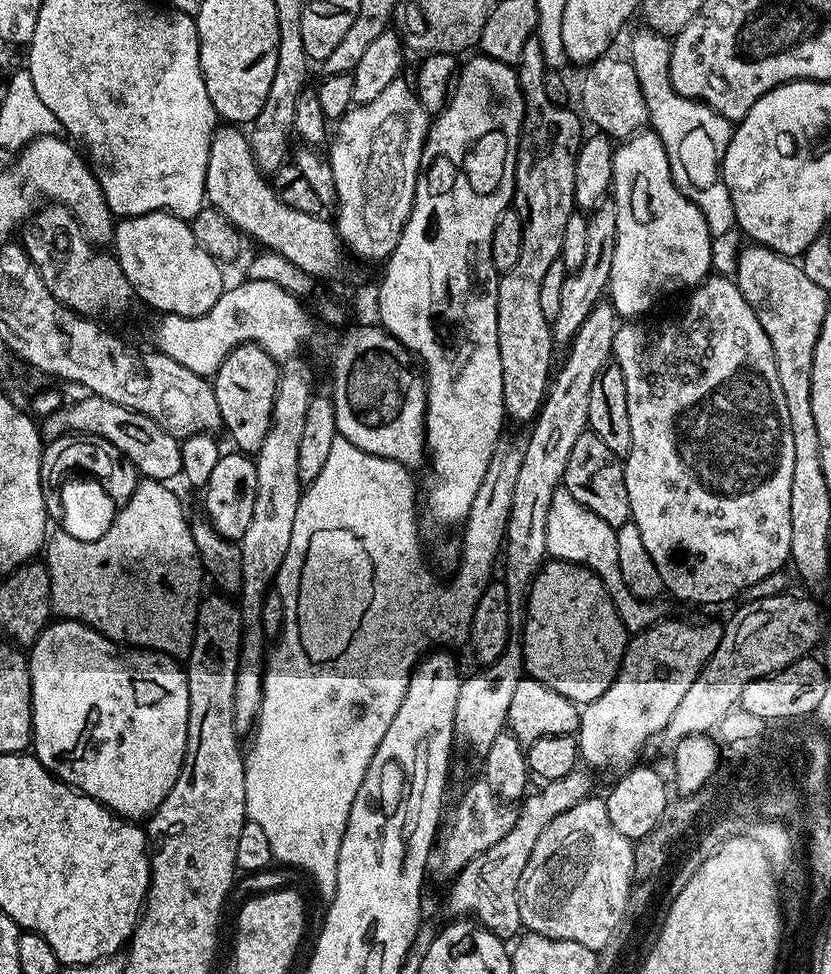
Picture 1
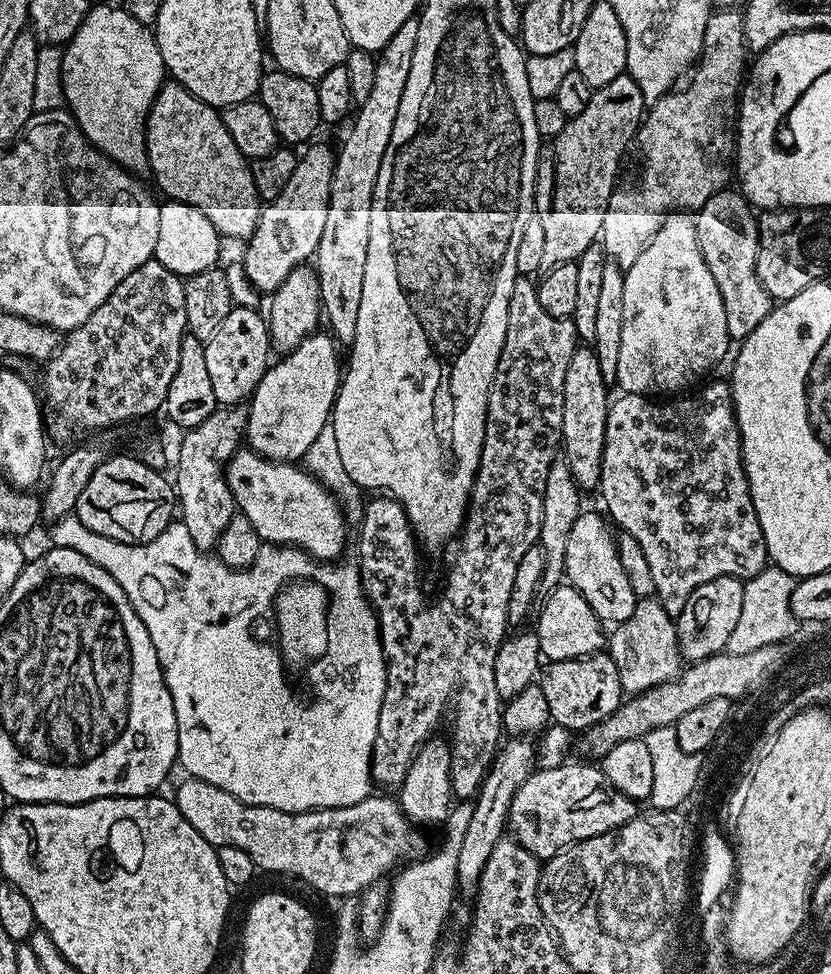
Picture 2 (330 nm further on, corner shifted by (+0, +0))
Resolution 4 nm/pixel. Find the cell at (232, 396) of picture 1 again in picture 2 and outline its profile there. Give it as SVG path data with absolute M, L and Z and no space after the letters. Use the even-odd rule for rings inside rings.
M233 307L232 312L226 314L222 326L218 326L215 334L205 343L206 371L210 373L217 405L227 406L247 401L270 366L268 322L258 313L256 308Z

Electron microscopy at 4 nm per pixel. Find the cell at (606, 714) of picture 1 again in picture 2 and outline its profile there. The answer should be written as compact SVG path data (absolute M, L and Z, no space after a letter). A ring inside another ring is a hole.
M723 576L698 586L698 590L690 594L686 606L675 617L680 655L685 661L705 660L725 651L730 634L741 617L744 583L738 576Z

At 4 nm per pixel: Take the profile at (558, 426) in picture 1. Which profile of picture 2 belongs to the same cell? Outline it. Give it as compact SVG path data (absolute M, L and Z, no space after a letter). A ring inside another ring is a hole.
M716 10L709 16L706 22L706 34L704 35L704 51L700 54L700 59L695 65L694 71L691 73L692 81L683 88L677 87L675 90L668 92L661 100L655 101L647 109L646 115L640 125L640 131L636 133L634 141L635 147L640 147L640 177L637 178L636 184L632 184L629 188L624 186L617 187L613 192L610 202L606 206L606 218L602 218L602 230L600 231L598 240L604 249L605 257L610 258L611 263L619 266L619 268L627 270L630 266L634 266L634 262L638 262L642 250L646 250L646 246L650 246L650 242L654 238L654 234L658 234L658 230L664 224L664 217L681 210L698 210L706 202L710 202L710 198L715 192L725 191L729 187L728 179L733 179L734 165L736 162L736 134L738 131L738 97L742 91L742 85L746 79L746 64L744 68L744 59L750 56L750 49L744 43L744 17L736 10Z

